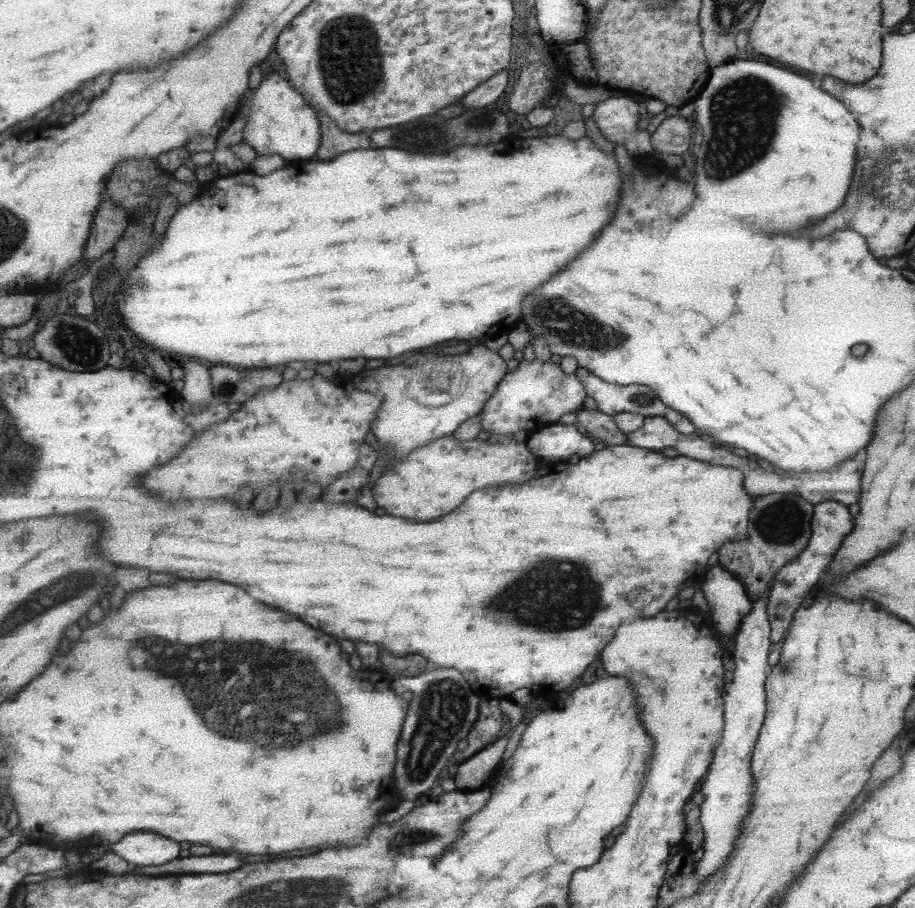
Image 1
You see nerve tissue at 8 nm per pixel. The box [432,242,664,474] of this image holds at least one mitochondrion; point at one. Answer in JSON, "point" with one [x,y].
{"point":[562,328]}

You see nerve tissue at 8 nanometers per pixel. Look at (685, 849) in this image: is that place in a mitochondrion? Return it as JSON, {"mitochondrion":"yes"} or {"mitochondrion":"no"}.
{"mitochondrion":"no"}

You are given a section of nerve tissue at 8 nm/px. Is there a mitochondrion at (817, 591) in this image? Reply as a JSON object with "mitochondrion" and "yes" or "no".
{"mitochondrion":"no"}

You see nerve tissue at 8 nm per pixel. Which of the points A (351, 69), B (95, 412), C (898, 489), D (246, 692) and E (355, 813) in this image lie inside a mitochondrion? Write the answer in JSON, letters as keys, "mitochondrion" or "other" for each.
{"A":"mitochondrion","B":"other","C":"other","D":"mitochondrion","E":"other"}

